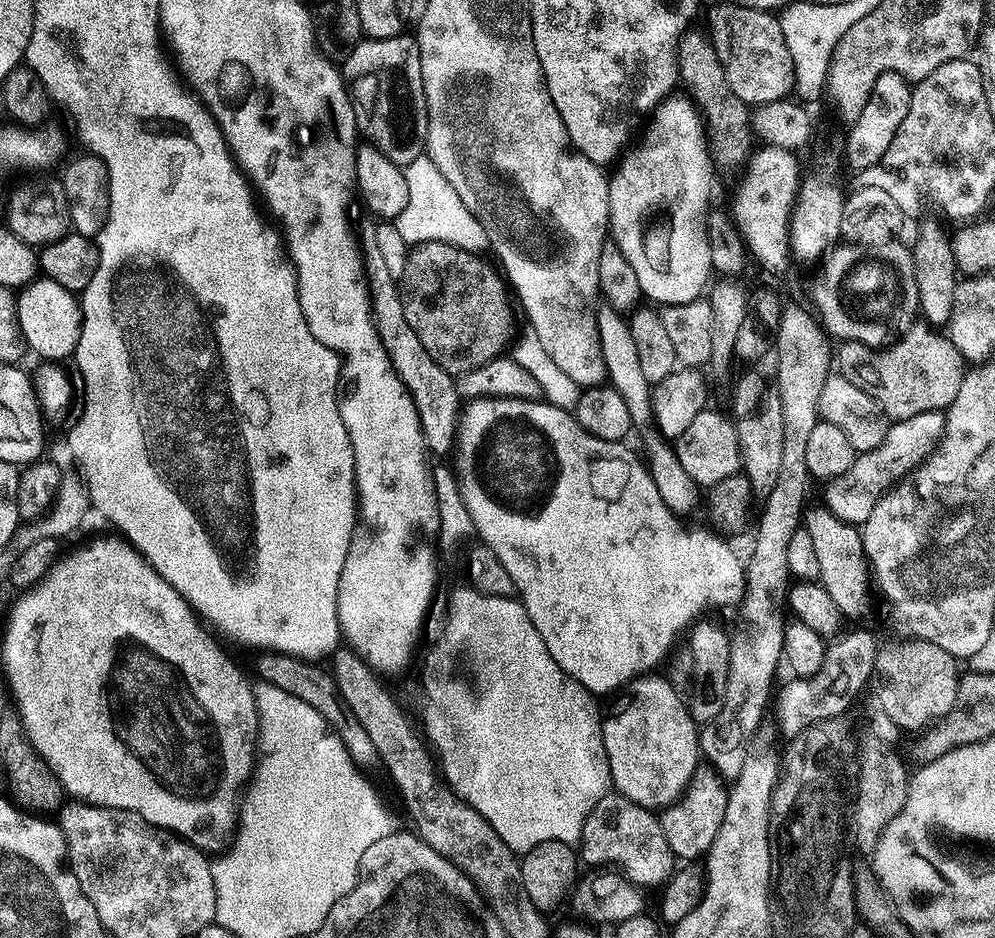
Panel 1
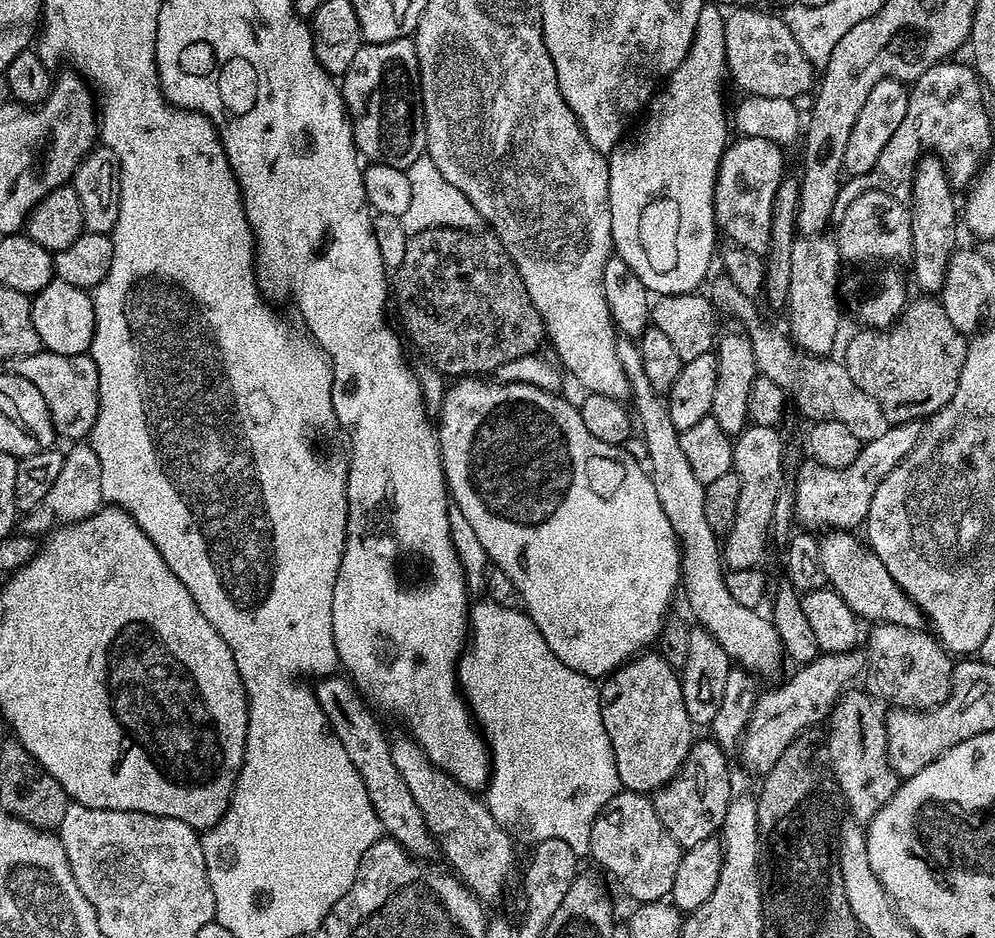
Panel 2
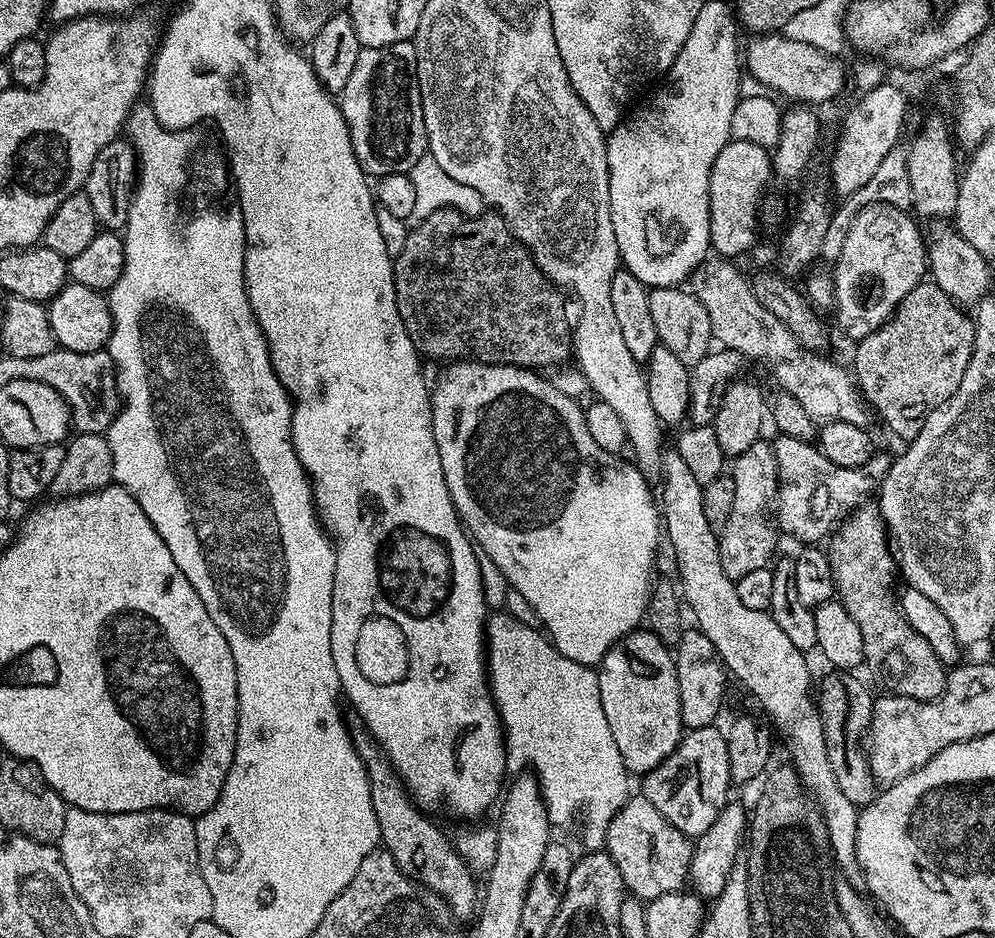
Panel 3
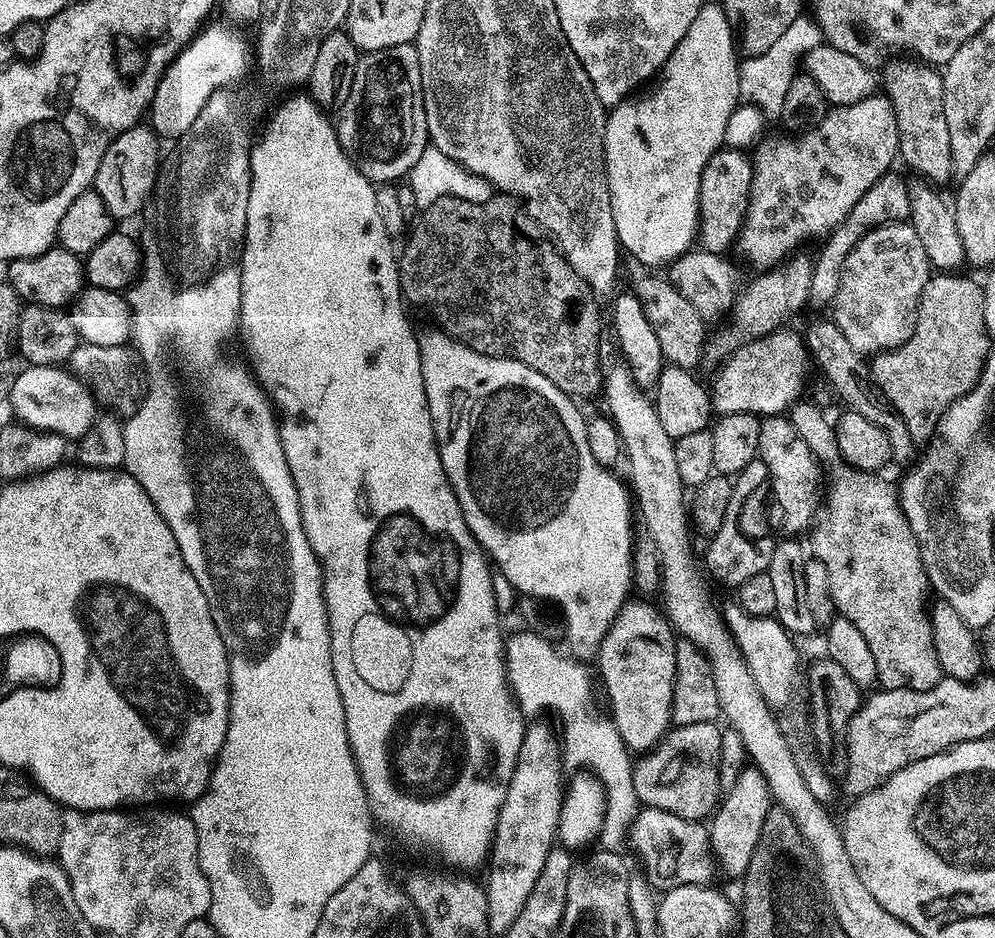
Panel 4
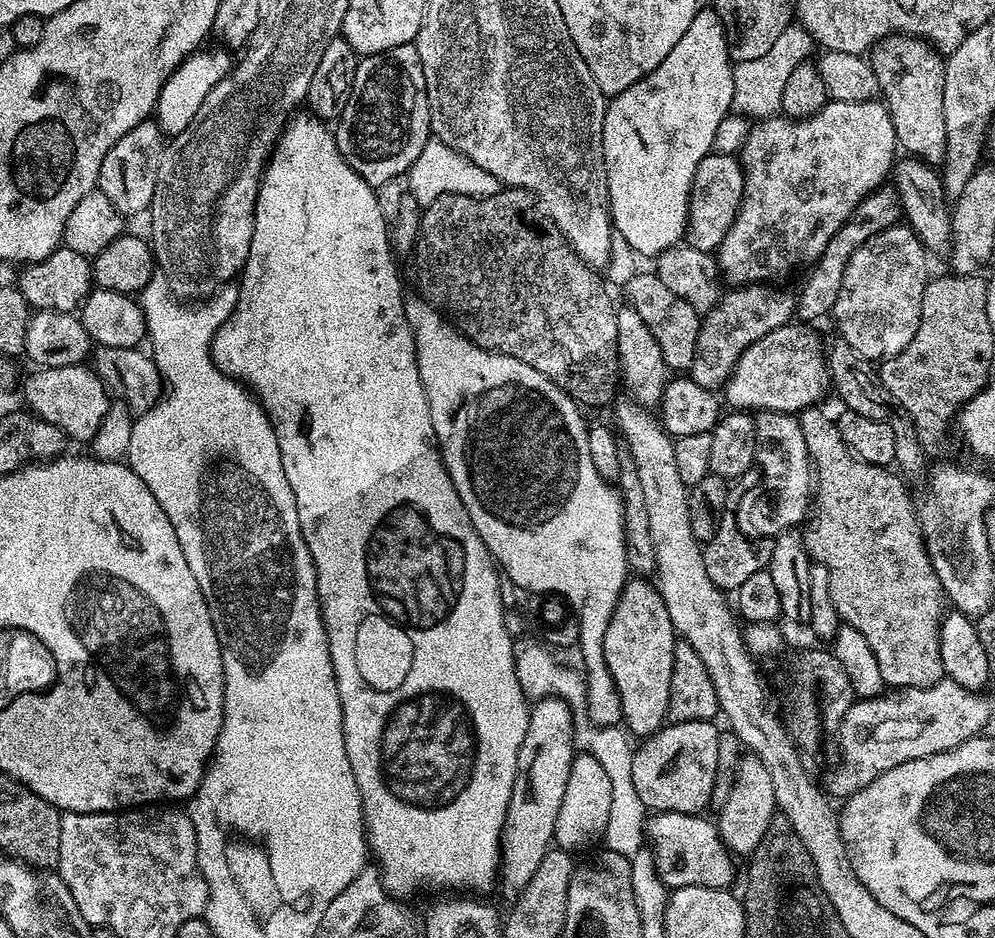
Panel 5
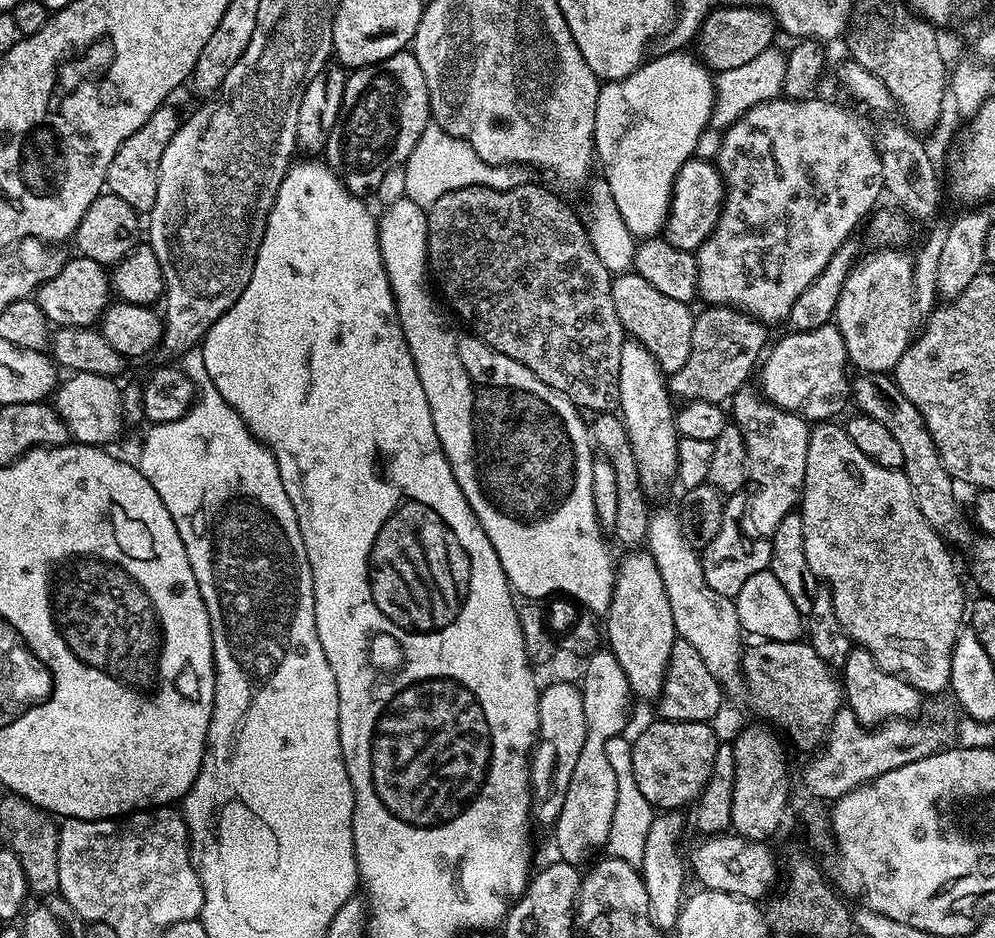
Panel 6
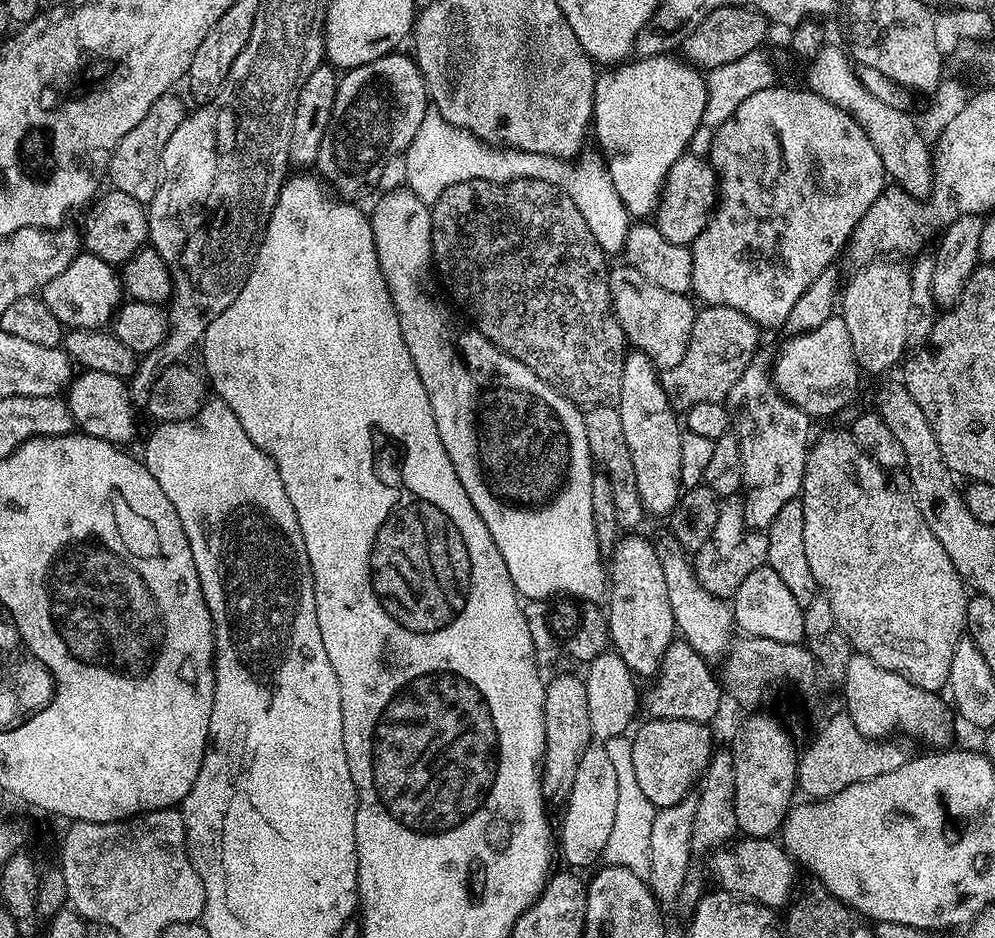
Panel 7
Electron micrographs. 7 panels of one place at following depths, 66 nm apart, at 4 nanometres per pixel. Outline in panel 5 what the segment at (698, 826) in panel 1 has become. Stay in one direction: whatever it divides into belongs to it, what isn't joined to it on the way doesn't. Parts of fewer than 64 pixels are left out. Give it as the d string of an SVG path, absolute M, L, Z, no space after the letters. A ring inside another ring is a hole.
M691 720L690 722L665 723L658 731L643 741L644 744L632 754L630 774L634 778L634 790L638 790L638 798L642 798L645 809L658 812L687 812L700 814L712 803L712 791L718 770L718 738L719 727L711 720Z

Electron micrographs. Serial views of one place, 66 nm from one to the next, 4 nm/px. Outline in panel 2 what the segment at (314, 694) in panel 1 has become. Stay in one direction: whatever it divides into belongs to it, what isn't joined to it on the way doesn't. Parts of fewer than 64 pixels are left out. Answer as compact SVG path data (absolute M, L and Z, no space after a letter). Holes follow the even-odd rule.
M347 675L321 676L315 681L314 691L327 727L338 738L342 750L346 750L354 770L358 770L366 786L370 806L378 818L383 835L398 842L417 860L431 861L431 856L436 856L438 852L436 840L426 826L426 818L422 818L422 810L418 810L418 802L414 802L414 794L410 794L410 786L406 786L406 778L402 778L402 770L394 766L390 736L376 721L377 713L369 707L360 689Z

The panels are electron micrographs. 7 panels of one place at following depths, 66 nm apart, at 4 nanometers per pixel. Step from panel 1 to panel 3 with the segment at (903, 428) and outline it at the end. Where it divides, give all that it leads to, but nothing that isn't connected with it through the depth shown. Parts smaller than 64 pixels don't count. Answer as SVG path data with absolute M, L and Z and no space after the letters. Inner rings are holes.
M777 435L775 439L772 449L778 466L778 528L783 535L785 532L786 535L801 540L799 543L804 546L819 545L840 521L865 503L871 497L868 495L871 492L873 495L879 489L893 462L891 455L877 451L860 468L843 468L834 466L834 462L822 455L815 443L793 436Z

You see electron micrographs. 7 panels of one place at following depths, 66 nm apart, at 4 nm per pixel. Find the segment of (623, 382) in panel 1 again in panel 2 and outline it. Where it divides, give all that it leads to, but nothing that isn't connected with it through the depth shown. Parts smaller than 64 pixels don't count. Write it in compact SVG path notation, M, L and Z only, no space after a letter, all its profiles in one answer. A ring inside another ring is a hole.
M632 338L617 339L616 349L618 362L622 362L622 370L628 379L630 408L638 421L638 432L644 435L644 448L648 451L646 468L654 482L658 502L662 502L662 510L666 510L666 518L680 541L682 596L684 592L688 608L696 619L693 621L716 639L718 646L726 650L729 660L757 677L768 676L779 670L780 660L784 656L778 630L765 613L763 616L763 611L742 606L742 602L730 594L726 565L722 559L722 544L718 533L710 530L710 522L706 522L705 484L698 482L682 451L681 432L670 422L668 405L661 393L656 392L654 386L650 386L650 378L646 378L637 341Z

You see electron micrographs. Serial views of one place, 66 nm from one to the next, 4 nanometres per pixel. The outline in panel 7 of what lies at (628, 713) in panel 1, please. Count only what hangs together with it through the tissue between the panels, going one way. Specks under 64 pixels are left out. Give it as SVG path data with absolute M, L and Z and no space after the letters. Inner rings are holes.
M624 534L617 539L606 564L606 613L611 647L637 677L655 677L666 650L678 629L670 598L666 595L666 574L662 574L660 552L644 536Z

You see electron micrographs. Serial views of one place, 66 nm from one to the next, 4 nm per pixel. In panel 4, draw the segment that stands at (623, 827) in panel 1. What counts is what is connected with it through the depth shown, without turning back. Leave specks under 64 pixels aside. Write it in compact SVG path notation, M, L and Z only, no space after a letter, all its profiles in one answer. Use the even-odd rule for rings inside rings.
M641 807L632 819L627 839L631 842L640 864L644 867L643 879L653 889L667 890L687 884L707 885L714 864L710 857L708 830L703 823L683 820L678 814L666 810Z

